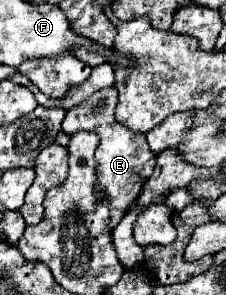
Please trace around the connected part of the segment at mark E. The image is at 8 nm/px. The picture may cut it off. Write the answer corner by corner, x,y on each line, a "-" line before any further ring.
105,88
95,94
91,94
87,100
71,108
62,122
62,130
67,134
85,130
95,132
101,138
101,144
95,152
95,158
99,162
99,190
109,196
111,200
111,226
115,228
127,208
137,200
143,184
153,174
155,168
155,154
149,152
145,134
139,136
137,132
131,132
129,128
123,128
115,120
115,106
117,106
117,92
115,88

